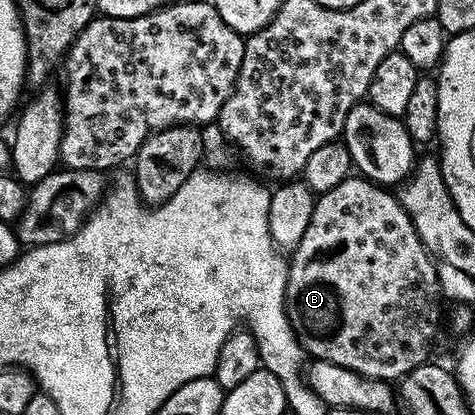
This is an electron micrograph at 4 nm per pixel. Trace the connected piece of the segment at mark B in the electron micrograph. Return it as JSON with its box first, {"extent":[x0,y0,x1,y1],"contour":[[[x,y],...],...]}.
{"extent":[287,177,441,381],"contour":[[[349,177],[341,181],[341,185],[336,185],[334,189],[329,189],[315,200],[313,217],[309,221],[309,229],[305,229],[305,237],[301,237],[301,245],[290,252],[289,266],[287,268],[287,316],[291,322],[291,328],[299,337],[299,344],[304,352],[312,360],[324,359],[333,365],[341,365],[345,369],[353,369],[365,377],[374,379],[386,379],[388,381],[402,380],[404,375],[410,373],[414,367],[428,362],[431,351],[431,342],[435,339],[435,334],[439,331],[439,299],[441,292],[439,289],[439,278],[435,261],[427,251],[427,247],[421,241],[409,213],[399,204],[398,198],[391,195],[386,186],[372,183],[370,179],[362,177]]]}

